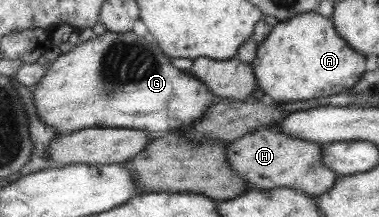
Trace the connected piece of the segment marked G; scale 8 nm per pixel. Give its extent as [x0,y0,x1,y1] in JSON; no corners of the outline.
[34,31,217,136]

